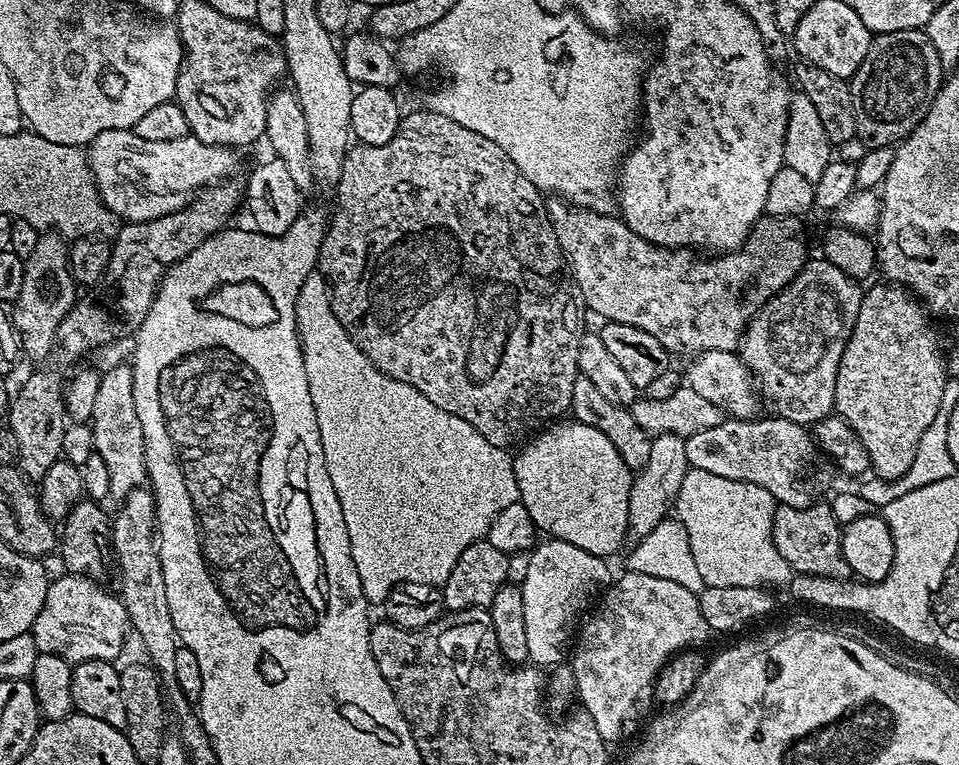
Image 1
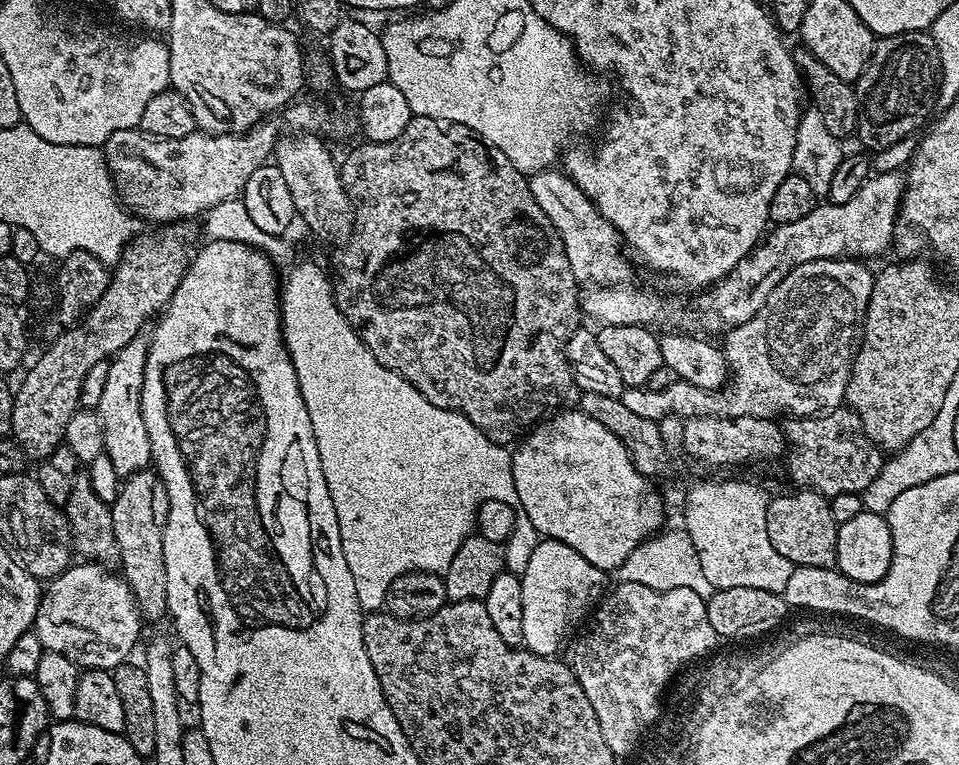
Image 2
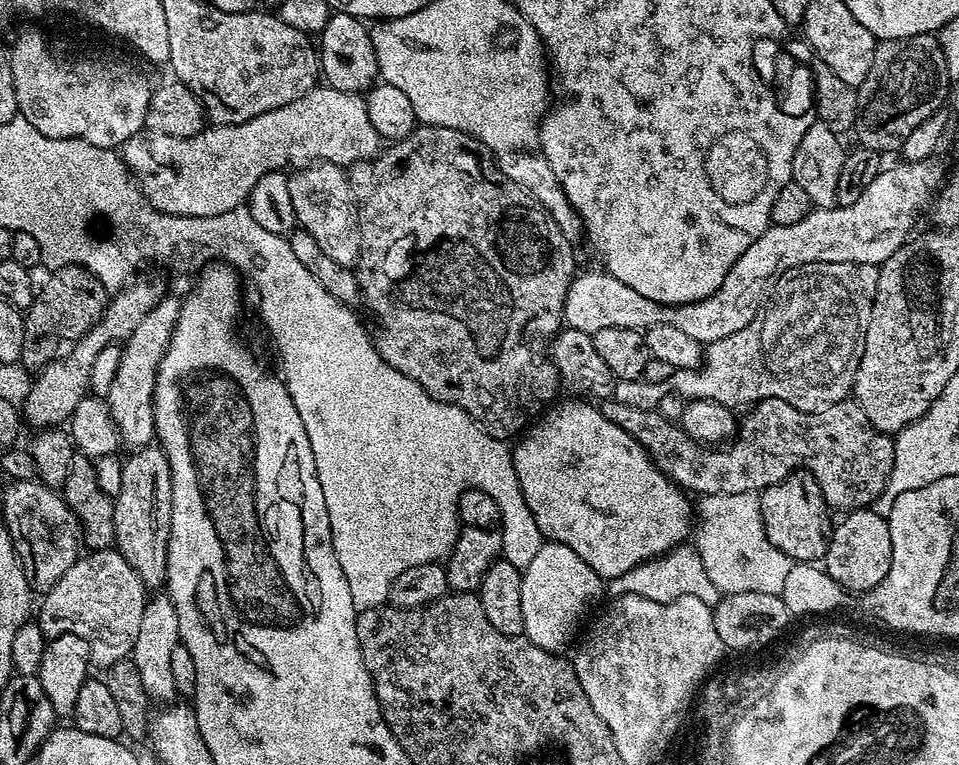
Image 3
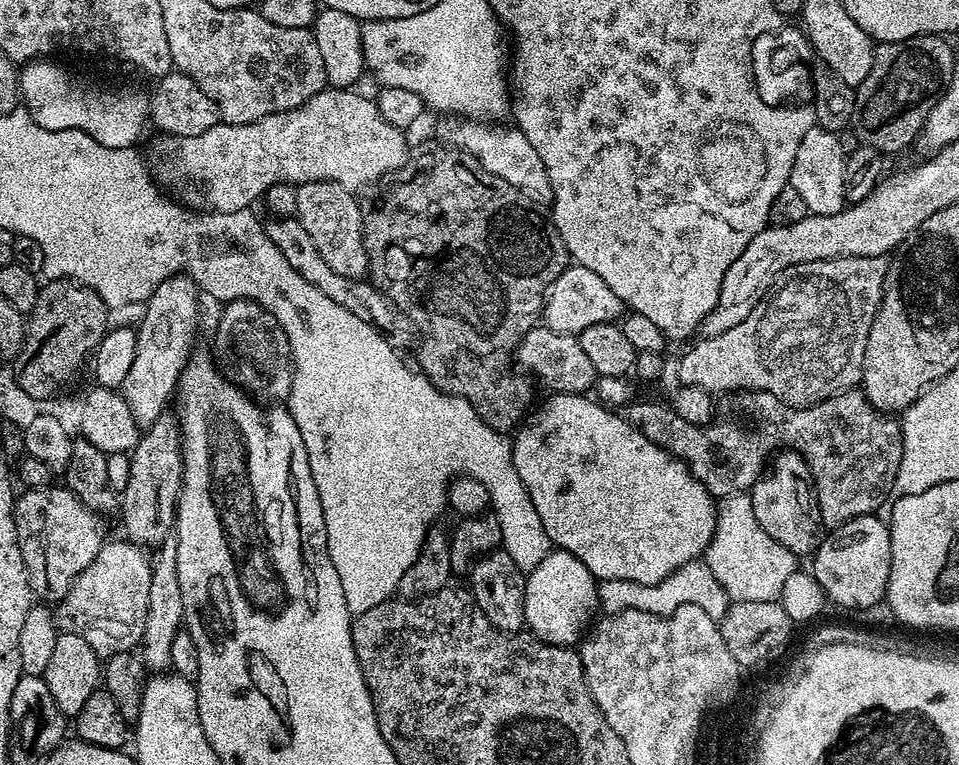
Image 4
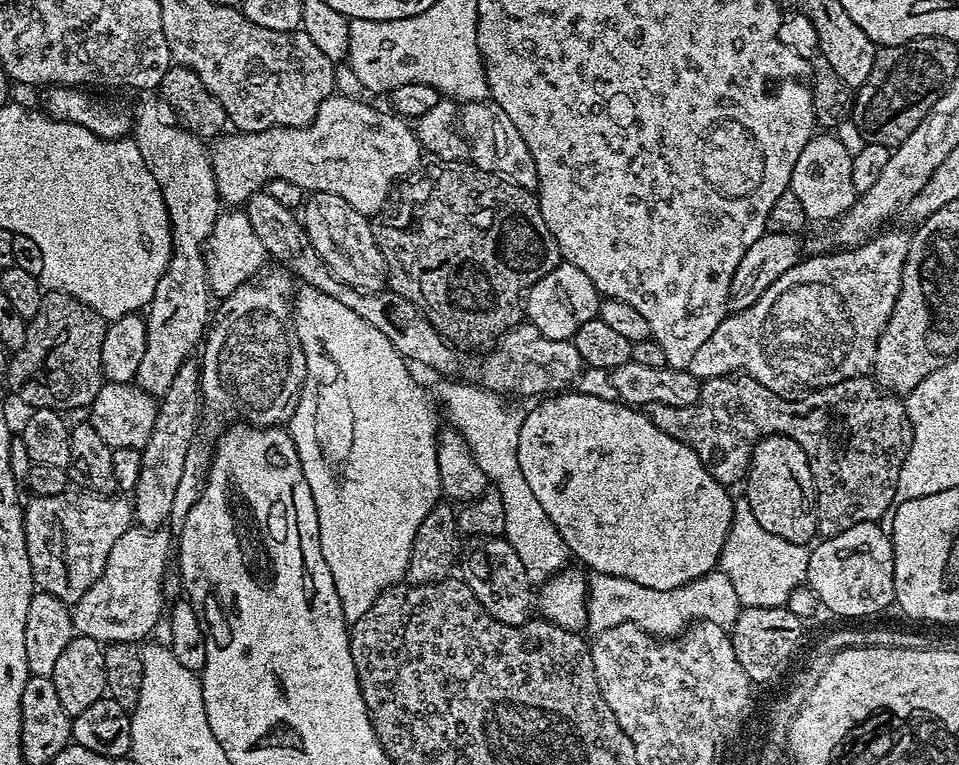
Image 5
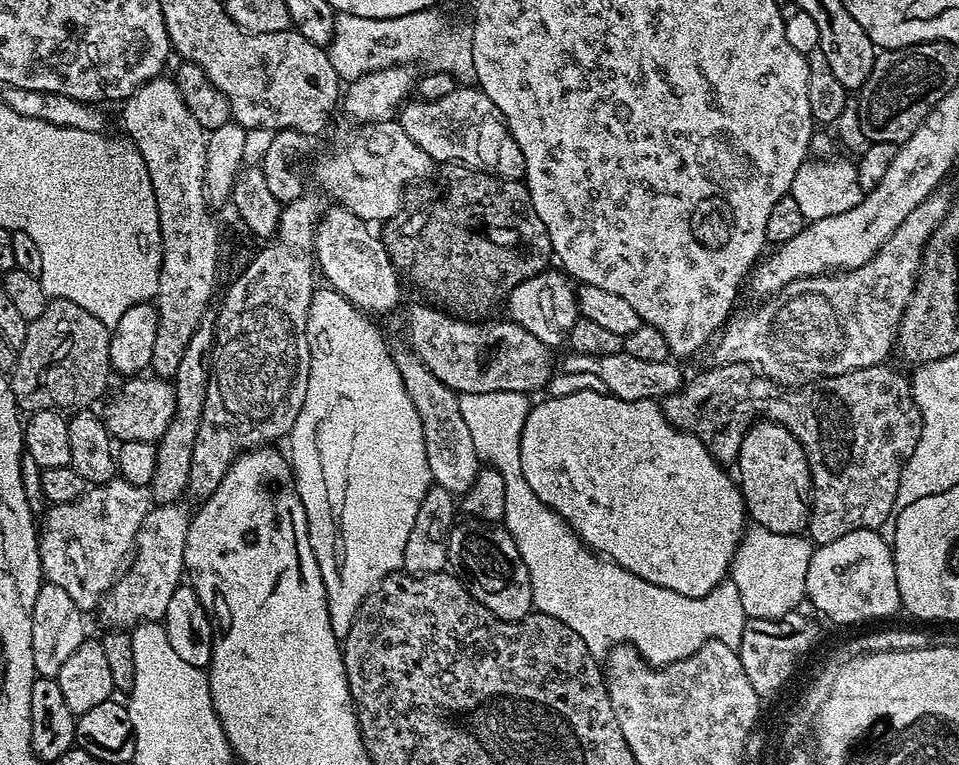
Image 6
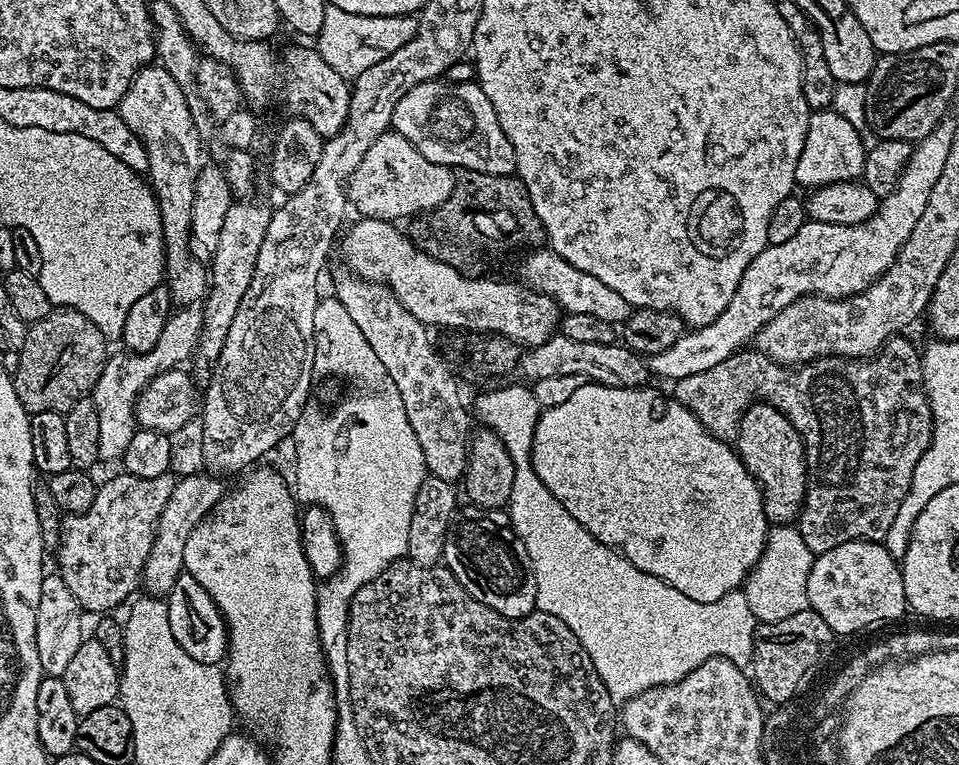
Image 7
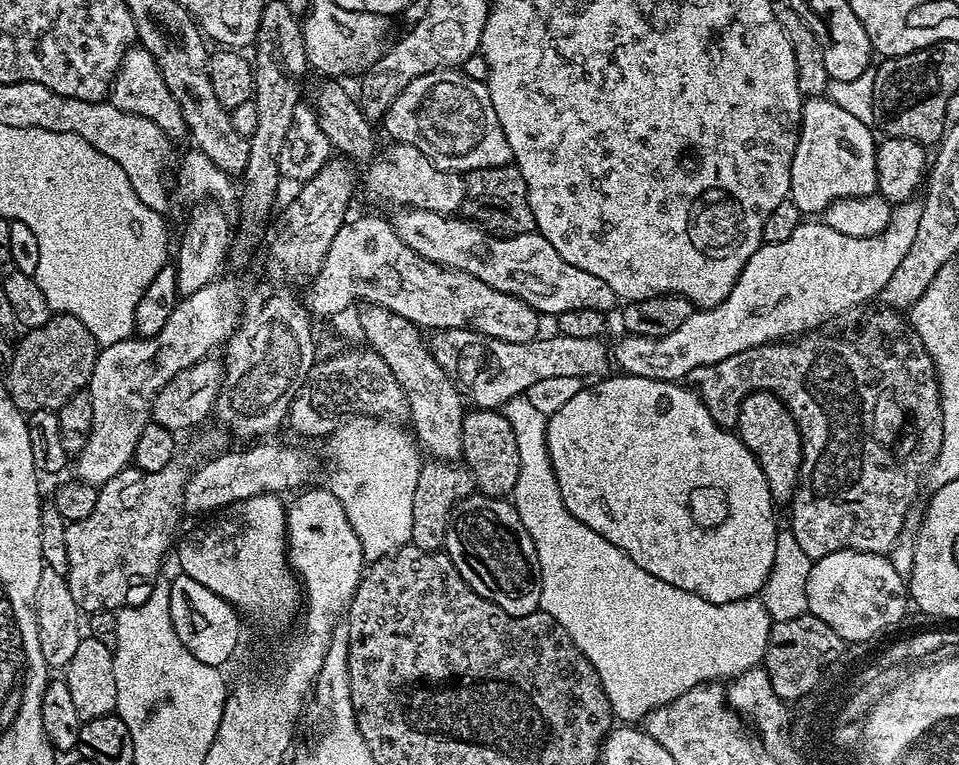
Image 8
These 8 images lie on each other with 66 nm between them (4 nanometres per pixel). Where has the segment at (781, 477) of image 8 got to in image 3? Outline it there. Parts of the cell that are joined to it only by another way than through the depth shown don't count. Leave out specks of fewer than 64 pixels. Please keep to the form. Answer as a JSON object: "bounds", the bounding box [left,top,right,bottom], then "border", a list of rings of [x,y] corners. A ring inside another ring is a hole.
{"bounds":[759,470,830,562],"border":[[[803,470],[793,471],[780,479],[769,483],[759,493],[760,513],[766,538],[770,538],[772,545],[782,550],[782,554],[786,554],[793,562],[823,561],[830,539],[830,523],[828,524],[827,516],[830,509],[824,502],[816,479]]]}

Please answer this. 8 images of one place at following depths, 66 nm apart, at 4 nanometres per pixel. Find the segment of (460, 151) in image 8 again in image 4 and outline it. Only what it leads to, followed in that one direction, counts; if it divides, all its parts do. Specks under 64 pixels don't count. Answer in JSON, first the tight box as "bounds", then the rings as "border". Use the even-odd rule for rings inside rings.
{"bounds":[436,115,552,206],"border":[[[445,115],[444,120],[437,126],[436,132],[441,136],[443,143],[449,148],[459,148],[460,151],[470,154],[490,174],[510,182],[530,202],[537,206],[548,206],[552,203],[552,187],[550,178],[546,174],[546,166],[542,166],[542,158],[538,158],[534,146],[526,142],[526,134],[522,134],[515,126],[496,128],[495,123],[479,120],[460,119],[457,116]]]}

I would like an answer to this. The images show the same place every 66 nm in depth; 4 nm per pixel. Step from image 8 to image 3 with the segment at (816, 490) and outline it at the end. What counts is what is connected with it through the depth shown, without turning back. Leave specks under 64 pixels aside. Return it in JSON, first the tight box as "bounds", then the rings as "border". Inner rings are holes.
{"bounds":[599,398,894,514],"border":[[[615,398],[605,399],[599,405],[599,410],[606,418],[610,418],[610,422],[614,422],[614,426],[622,426],[622,430],[626,430],[626,434],[630,434],[630,438],[634,438],[634,442],[638,442],[644,447],[653,464],[673,484],[689,493],[696,492],[695,494],[700,496],[759,493],[762,486],[769,483],[770,478],[780,473],[791,473],[794,466],[799,466],[816,479],[816,484],[829,509],[841,508],[841,513],[847,514],[857,508],[875,505],[875,500],[879,501],[883,497],[884,487],[894,466],[893,437],[889,433],[879,432],[852,398],[838,402],[834,406],[826,406],[826,410],[817,412],[803,412],[782,402],[782,398],[760,400],[751,405],[749,412],[752,413],[745,420],[739,421],[738,435],[735,439],[723,446],[695,444],[681,430],[679,423],[667,421],[656,410],[622,406],[622,402],[618,402]]]}

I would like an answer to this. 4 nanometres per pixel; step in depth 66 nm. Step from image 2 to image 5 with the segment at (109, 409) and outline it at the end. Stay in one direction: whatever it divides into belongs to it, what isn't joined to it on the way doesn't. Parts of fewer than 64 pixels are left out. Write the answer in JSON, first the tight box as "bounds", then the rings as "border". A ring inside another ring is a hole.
{"bounds":[134,98,222,398],"border":[[[163,98],[155,99],[146,101],[134,112],[134,139],[138,150],[142,150],[142,162],[150,166],[150,174],[154,174],[162,190],[162,202],[166,202],[172,227],[172,257],[162,278],[158,278],[154,298],[146,309],[146,351],[135,383],[159,398],[174,382],[178,366],[190,359],[195,348],[197,351],[210,324],[205,255],[208,236],[222,212],[222,201],[205,141],[177,121],[176,111]]]}

